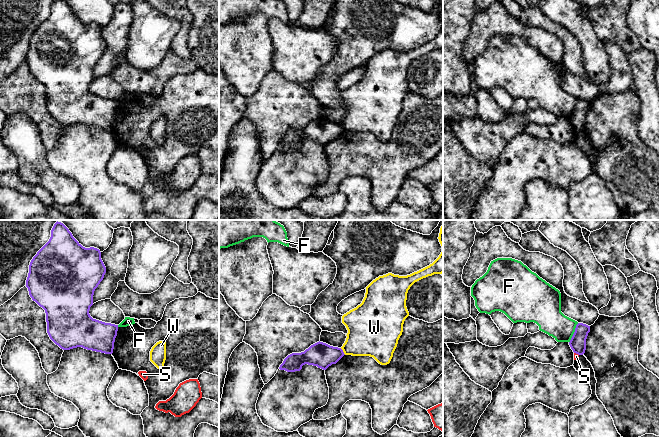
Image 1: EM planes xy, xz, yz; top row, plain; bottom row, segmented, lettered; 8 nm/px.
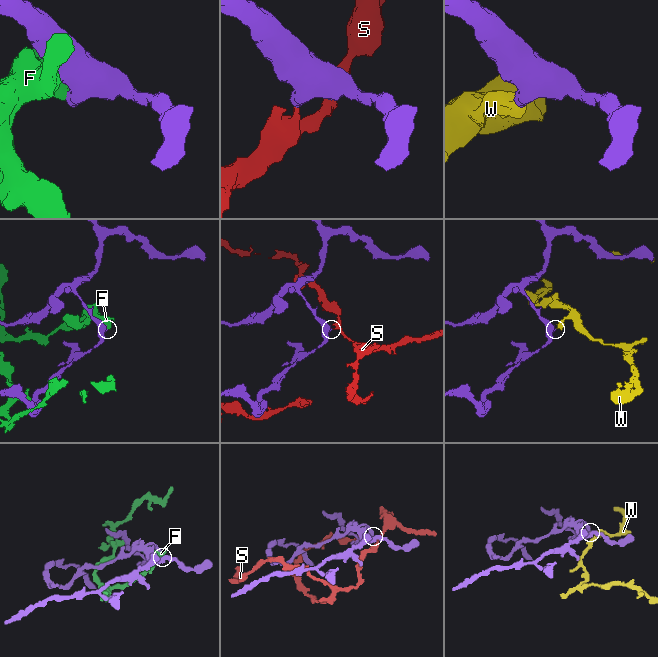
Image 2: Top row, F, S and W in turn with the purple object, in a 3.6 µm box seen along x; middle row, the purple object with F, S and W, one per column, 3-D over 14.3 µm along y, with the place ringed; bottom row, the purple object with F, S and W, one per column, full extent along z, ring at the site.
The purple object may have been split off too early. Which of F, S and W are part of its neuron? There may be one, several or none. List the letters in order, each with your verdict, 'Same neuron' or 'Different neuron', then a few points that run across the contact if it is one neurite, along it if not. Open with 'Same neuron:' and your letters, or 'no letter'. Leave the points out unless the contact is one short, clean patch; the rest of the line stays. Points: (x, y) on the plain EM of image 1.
Same neuron: no letter
F: Different neuron. Line: yz (578, 99), (569, 118)
S: Different neuron. Line: yz (574, 128), (578, 131)
W: Different neuron. Line: xz (340, 124), (345, 130)

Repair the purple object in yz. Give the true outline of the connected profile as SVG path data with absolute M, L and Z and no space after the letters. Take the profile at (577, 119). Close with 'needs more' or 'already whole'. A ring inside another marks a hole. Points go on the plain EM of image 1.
M578 99L575 104L575 108L569 118L569 121L574 129L583 131L586 126L586 115L590 108L590 102Z | already whole

